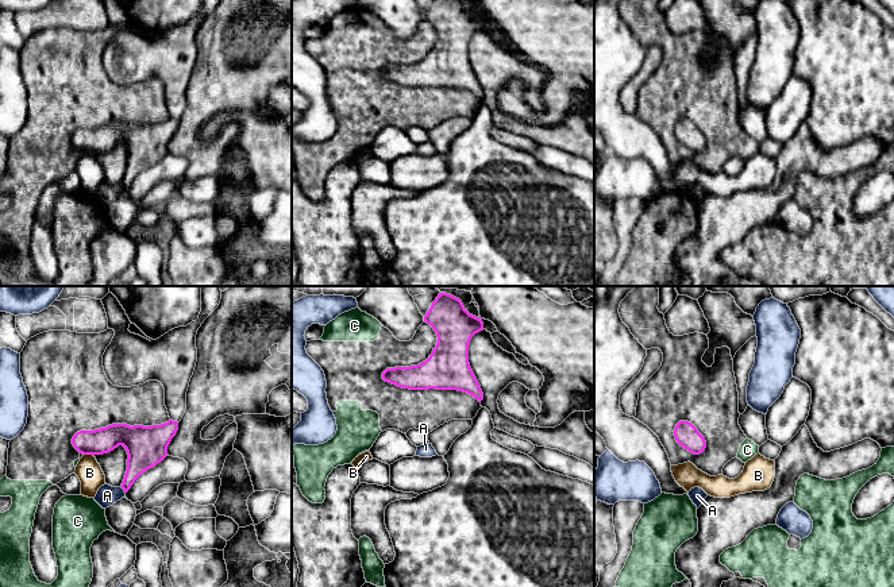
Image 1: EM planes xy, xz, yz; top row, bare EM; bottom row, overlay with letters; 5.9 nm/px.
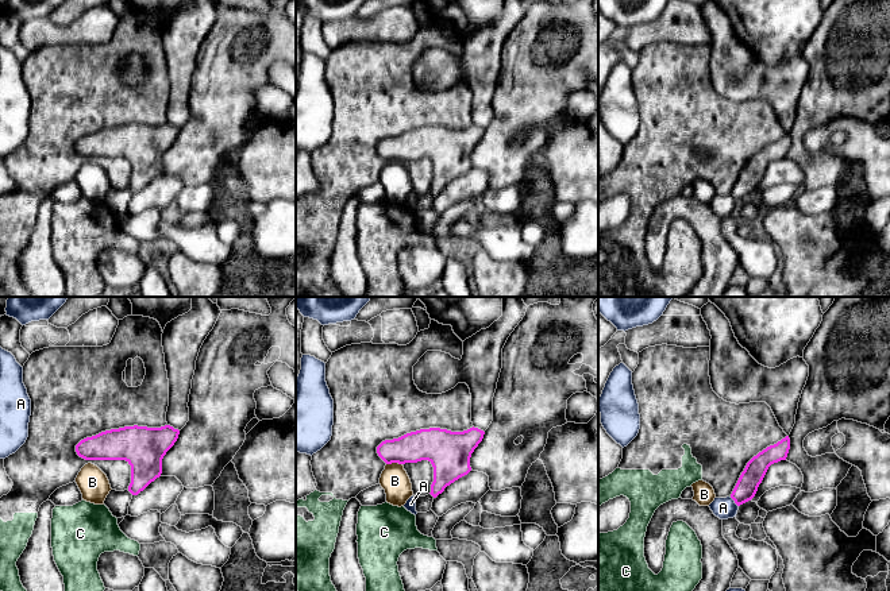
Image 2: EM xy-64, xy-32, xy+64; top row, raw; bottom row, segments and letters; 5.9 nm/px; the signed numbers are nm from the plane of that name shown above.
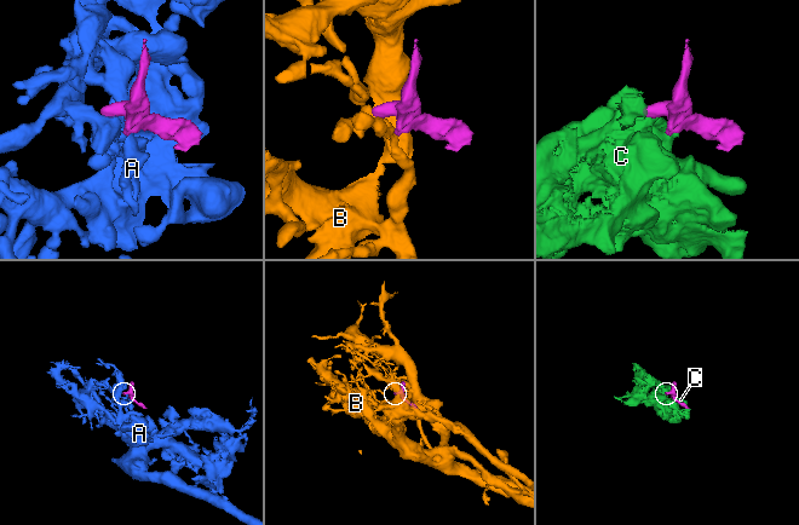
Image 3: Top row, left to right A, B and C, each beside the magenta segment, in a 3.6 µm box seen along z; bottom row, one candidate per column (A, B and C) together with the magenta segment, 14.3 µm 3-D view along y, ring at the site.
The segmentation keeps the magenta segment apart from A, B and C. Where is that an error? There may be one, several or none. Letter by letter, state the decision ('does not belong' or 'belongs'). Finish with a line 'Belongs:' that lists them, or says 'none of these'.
A: does not belong
B: does not belong
C: does not belong
Belongs: none of these

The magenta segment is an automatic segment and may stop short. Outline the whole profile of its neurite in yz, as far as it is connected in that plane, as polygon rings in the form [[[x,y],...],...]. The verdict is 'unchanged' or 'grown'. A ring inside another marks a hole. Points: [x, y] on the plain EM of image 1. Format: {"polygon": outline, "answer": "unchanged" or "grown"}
{"polygon": [[[679,119],[674,127],[677,140],[694,152],[700,152],[706,146],[705,135],[689,119]]], "answer": "unchanged"}

